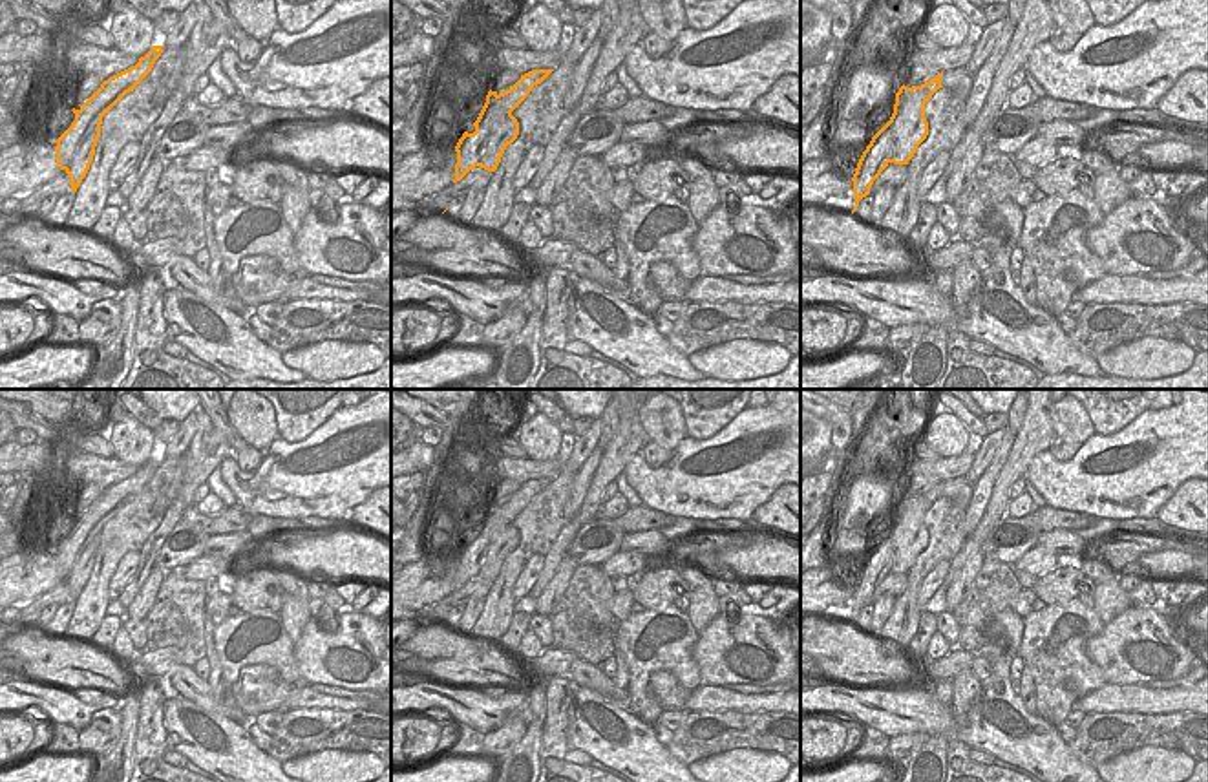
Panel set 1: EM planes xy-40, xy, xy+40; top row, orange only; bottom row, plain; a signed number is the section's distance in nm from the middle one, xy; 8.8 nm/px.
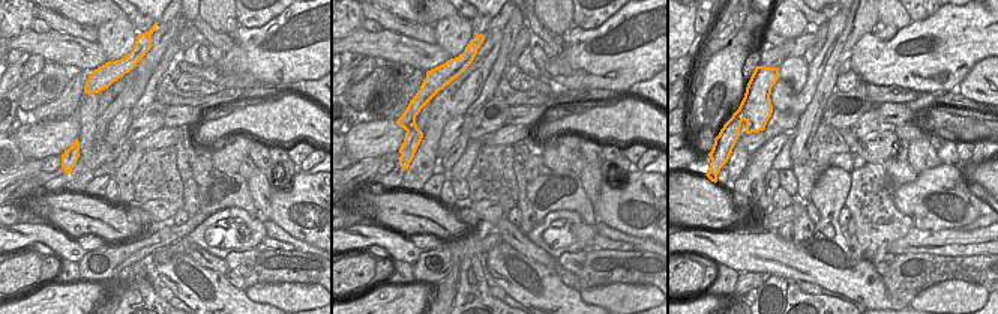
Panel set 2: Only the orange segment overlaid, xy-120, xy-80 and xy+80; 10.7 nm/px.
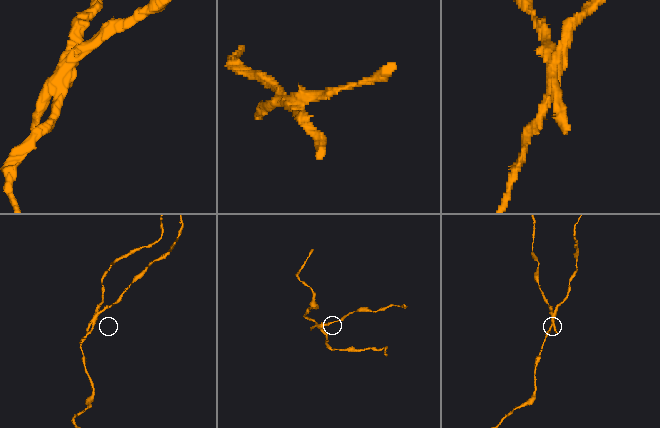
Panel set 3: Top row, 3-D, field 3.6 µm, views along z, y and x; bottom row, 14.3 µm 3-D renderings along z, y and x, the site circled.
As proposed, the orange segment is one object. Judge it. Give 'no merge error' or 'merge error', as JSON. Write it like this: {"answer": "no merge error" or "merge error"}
{"answer": "merge error"}

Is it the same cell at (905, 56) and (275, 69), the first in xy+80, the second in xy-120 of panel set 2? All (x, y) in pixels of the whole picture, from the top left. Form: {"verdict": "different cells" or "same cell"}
{"verdict": "same cell"}

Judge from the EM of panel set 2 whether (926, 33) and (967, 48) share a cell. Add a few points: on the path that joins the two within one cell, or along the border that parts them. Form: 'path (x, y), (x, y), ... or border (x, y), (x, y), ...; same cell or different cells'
path (937, 36), (941, 41), (956, 41); same cell

